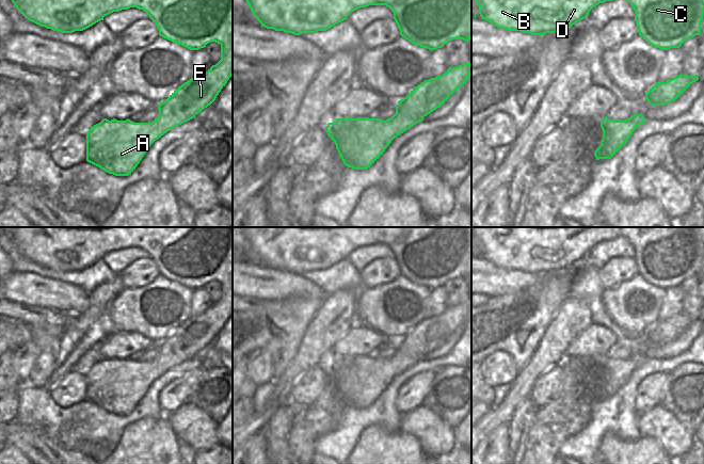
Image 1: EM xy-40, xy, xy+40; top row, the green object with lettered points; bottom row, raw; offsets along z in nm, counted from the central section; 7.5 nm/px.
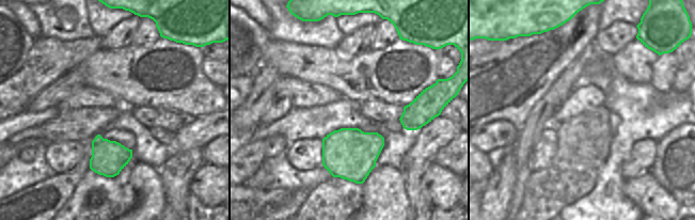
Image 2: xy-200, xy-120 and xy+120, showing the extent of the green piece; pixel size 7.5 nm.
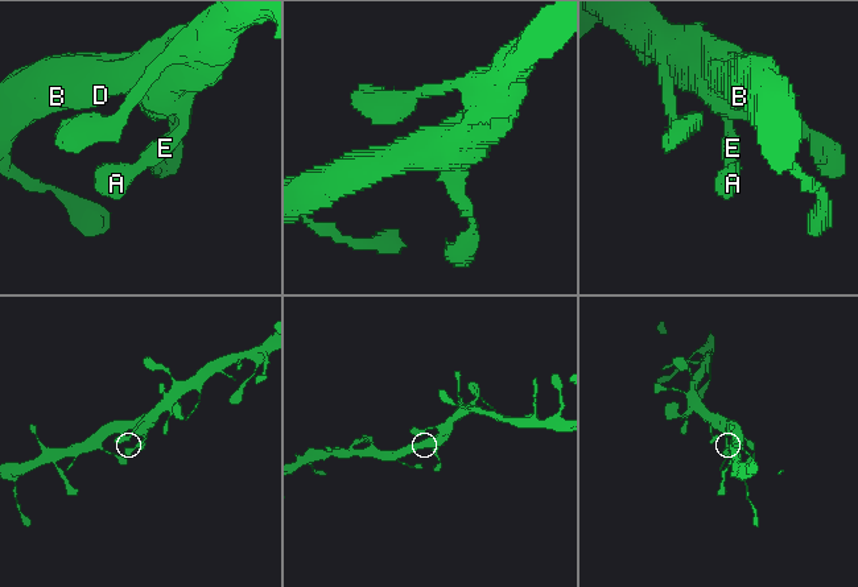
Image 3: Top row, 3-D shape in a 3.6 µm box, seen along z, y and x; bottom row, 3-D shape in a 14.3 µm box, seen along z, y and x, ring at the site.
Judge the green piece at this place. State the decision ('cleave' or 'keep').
keep

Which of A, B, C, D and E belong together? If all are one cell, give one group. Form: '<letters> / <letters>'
A B C D E

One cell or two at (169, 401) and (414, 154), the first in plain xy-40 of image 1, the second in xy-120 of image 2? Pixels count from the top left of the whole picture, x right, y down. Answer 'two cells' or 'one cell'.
one cell

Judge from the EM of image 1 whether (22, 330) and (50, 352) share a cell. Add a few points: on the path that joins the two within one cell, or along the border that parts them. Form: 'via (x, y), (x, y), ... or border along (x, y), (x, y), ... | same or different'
via (29, 334), (32, 334), (44, 346) | same

